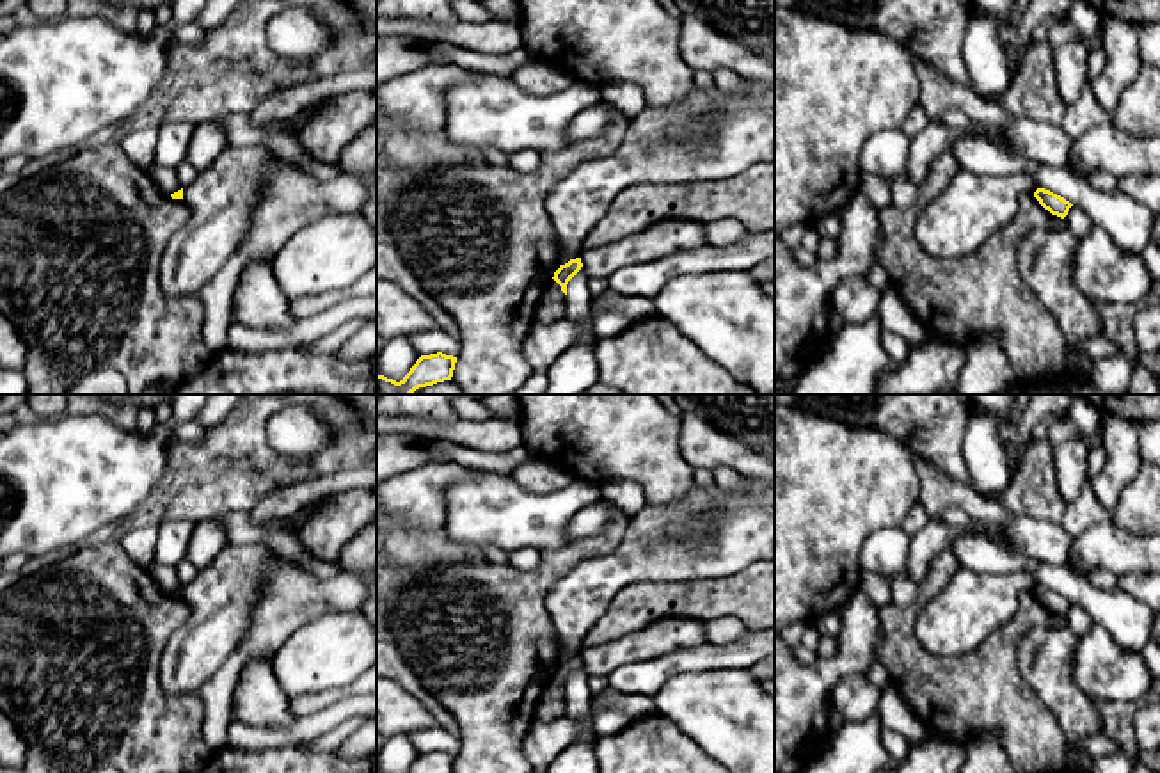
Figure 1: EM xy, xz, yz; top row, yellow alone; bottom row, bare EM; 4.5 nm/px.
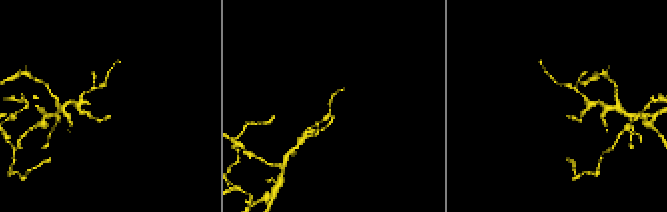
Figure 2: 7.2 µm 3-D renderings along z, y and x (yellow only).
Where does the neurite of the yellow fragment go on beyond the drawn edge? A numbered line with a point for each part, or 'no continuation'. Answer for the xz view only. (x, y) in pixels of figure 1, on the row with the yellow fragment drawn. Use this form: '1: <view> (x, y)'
no continuation

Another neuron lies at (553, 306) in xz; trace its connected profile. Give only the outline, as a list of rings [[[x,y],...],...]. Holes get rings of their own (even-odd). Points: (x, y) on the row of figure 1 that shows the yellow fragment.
[[[554,279],[542,297],[535,318],[536,322],[544,323],[567,318],[567,295],[561,291],[561,286]]]

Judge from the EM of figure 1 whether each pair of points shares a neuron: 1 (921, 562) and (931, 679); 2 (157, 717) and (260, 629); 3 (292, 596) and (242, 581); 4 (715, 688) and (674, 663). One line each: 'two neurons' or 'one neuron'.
1: two neurons
2: two neurons
3: two neurons
4: two neurons

